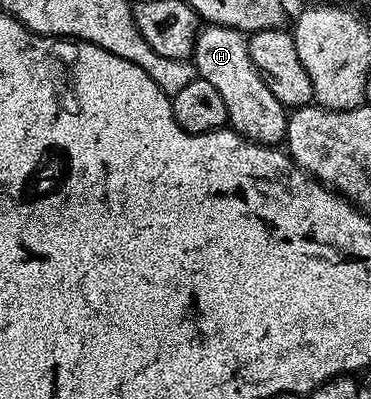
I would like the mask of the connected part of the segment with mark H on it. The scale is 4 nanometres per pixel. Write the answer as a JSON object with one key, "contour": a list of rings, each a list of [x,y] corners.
{"contour":[[[202,26],[197,33],[191,62],[197,68],[198,76],[211,81],[211,85],[215,85],[216,91],[223,97],[223,105],[227,105],[228,126],[232,130],[238,131],[243,138],[249,139],[253,143],[277,145],[284,140],[289,111],[281,104],[279,97],[275,97],[275,93],[271,93],[271,89],[267,89],[267,81],[263,81],[259,69],[253,64],[246,32],[236,31],[230,27]]]}

